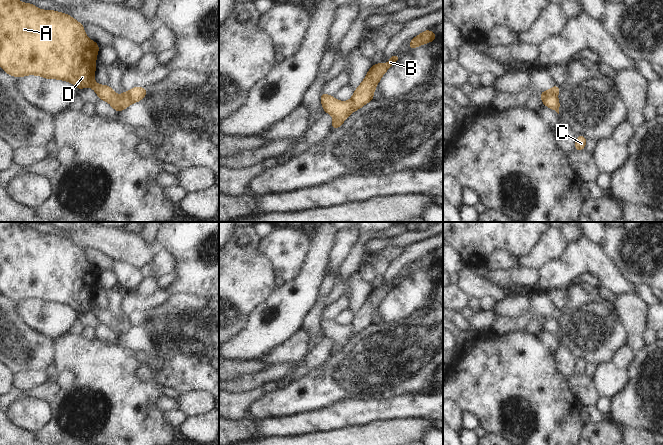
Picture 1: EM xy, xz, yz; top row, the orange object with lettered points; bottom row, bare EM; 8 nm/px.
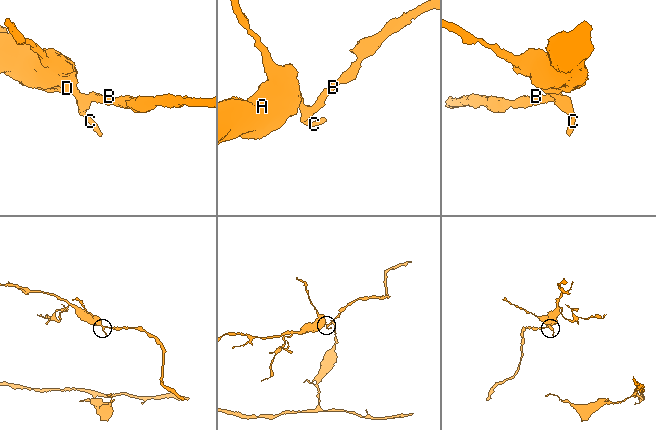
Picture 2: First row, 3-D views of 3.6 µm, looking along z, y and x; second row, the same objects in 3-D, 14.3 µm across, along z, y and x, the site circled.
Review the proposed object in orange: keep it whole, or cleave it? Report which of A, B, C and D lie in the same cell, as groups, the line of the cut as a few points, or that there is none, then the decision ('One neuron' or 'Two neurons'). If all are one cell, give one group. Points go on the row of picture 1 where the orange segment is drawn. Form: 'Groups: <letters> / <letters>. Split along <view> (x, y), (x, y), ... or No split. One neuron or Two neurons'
Groups: A C D / B. Split along yz (556, 94), (548, 94), (543, 103). Two neurons

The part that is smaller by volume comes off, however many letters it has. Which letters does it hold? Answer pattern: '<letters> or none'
B

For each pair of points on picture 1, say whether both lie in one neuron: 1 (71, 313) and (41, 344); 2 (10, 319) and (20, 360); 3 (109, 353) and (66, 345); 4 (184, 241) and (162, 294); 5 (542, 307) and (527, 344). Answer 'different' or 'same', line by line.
1: different
2: same
3: same
4: different
5: different

